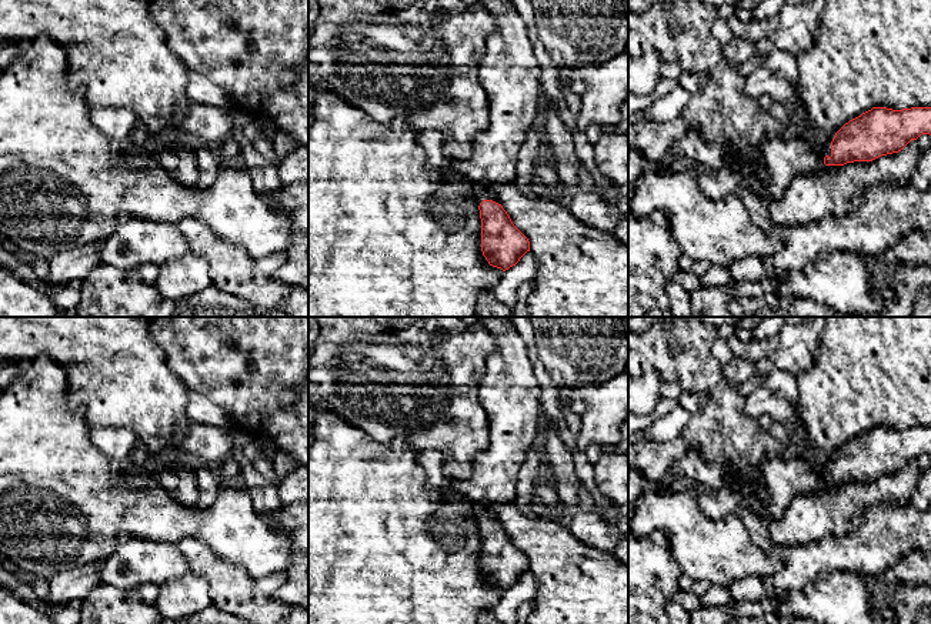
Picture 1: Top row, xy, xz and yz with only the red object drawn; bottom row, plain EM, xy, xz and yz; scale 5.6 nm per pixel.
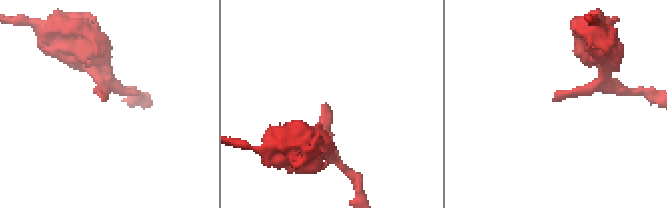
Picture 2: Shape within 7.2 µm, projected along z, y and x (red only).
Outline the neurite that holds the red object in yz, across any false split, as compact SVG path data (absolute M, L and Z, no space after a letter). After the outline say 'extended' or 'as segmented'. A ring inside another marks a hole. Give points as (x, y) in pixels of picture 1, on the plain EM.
M872 427L845 443L831 461L831 475L822 475L817 464L804 457L791 460L765 458L758 471L765 495L761 498L763 517L780 518L791 501L825 485L844 485L854 481L872 481L901 471L921 454L931 456L931 427L892 430Z | extended

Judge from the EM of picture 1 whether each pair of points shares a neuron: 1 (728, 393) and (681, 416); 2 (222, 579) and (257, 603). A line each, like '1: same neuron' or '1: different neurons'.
1: different neurons
2: same neuron

